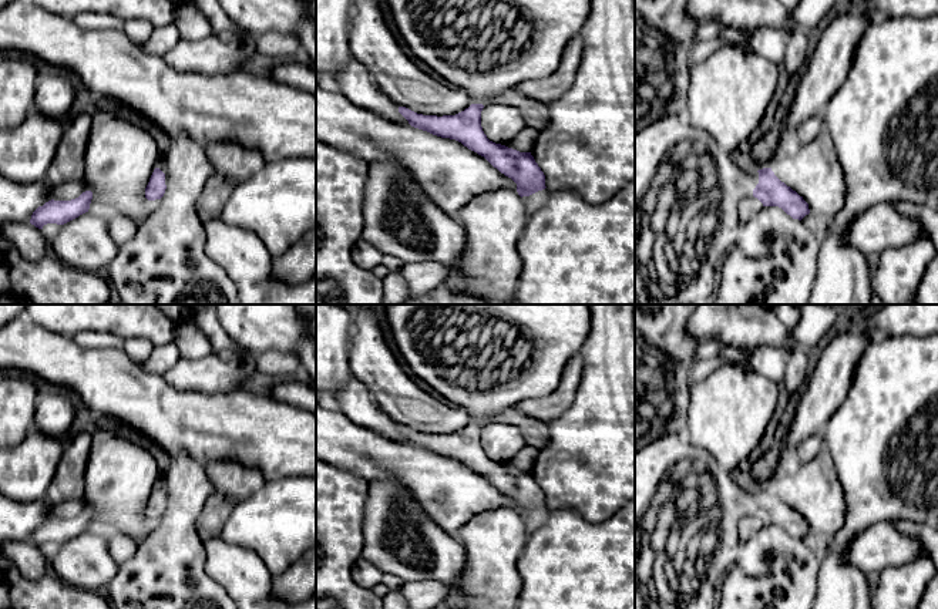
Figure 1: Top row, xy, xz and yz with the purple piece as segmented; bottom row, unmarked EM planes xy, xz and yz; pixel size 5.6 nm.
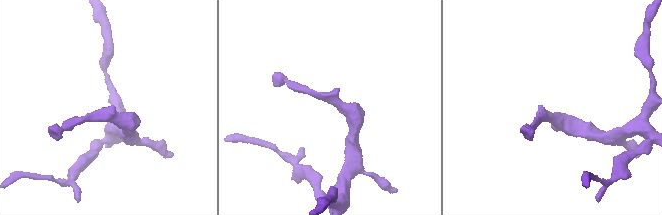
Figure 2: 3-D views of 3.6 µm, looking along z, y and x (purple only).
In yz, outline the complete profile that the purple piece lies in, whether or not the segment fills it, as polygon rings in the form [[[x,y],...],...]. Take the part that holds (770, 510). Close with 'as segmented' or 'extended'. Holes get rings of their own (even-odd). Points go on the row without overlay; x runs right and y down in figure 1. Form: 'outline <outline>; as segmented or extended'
outline [[[665,434],[635,452],[635,528],[650,507],[660,482],[676,465],[696,467],[712,475],[719,499],[719,544],[709,561],[710,575],[700,579],[696,596],[678,609],[715,609],[715,581],[726,576],[742,548],[737,524],[746,515],[757,517],[763,525],[779,525],[793,538],[810,532],[808,522],[781,501],[771,487],[743,491],[705,450],[690,445],[685,435]]]; extended

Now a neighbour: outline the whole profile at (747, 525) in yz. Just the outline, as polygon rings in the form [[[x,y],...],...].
[[[746,515],[740,518],[737,524],[739,531],[739,539],[740,542],[746,542],[749,538],[752,538],[760,528],[763,526],[763,522],[754,517],[754,515]]]

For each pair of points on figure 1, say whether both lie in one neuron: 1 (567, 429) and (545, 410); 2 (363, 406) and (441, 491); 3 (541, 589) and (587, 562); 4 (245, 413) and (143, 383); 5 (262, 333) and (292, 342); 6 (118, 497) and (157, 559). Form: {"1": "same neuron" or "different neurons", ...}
{"1": "different neurons", "2": "different neurons", "3": "same neuron", "4": "same neuron", "5": "same neuron", "6": "different neurons"}

